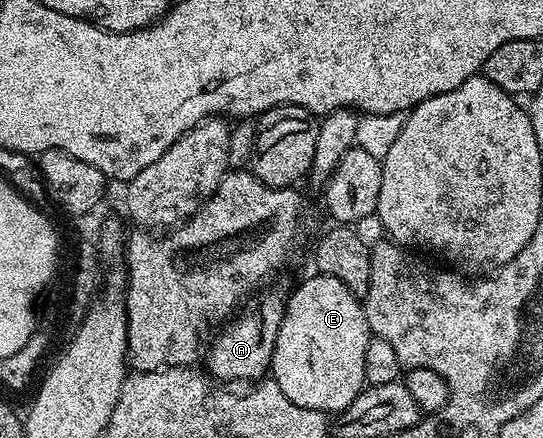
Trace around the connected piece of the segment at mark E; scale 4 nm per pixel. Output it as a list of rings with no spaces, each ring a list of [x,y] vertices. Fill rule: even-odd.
[[[313,274],[293,293],[288,293],[273,351],[271,379],[295,406],[339,414],[366,387],[363,354],[367,354],[370,335],[358,296],[351,294],[339,278]]]

